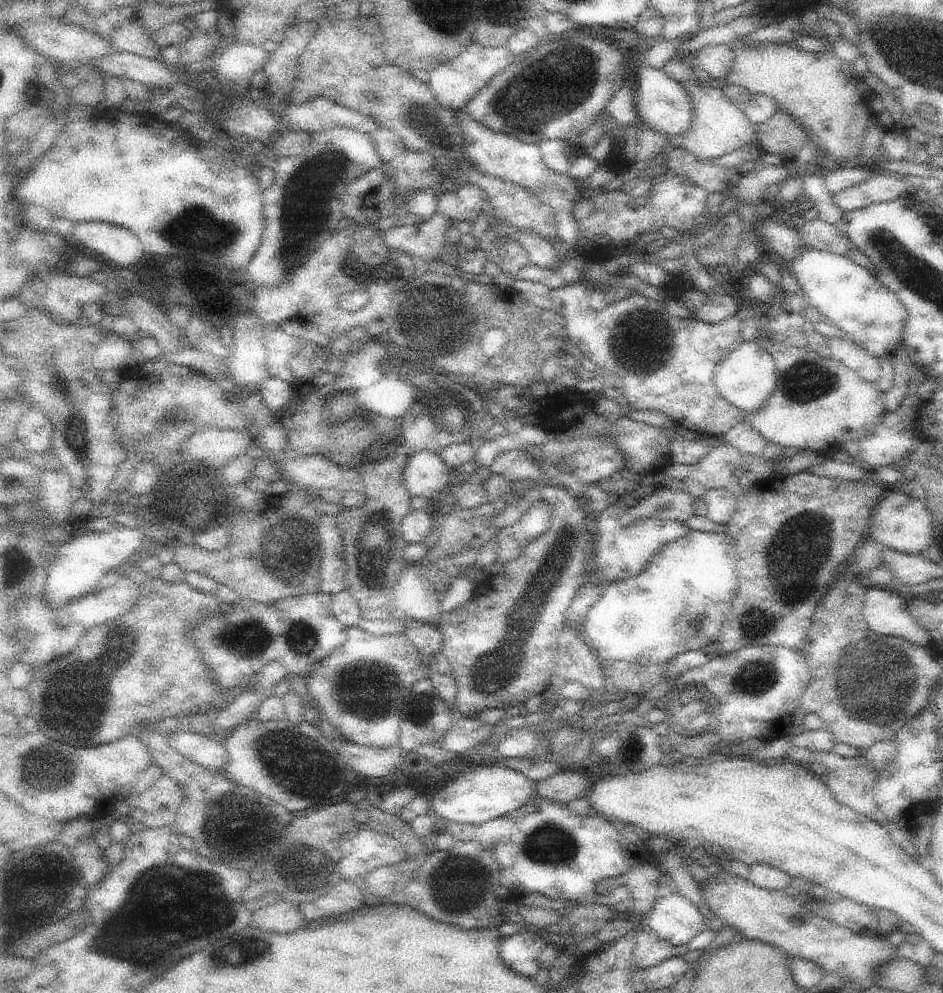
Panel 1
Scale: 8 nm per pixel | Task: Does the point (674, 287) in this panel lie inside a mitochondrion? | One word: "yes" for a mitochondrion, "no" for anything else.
no

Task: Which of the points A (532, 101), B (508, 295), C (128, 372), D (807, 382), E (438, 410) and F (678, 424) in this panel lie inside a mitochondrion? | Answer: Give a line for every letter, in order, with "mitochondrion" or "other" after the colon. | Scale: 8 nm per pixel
A: mitochondrion
B: other
C: other
D: mitochondrion
E: mitochondrion
F: other

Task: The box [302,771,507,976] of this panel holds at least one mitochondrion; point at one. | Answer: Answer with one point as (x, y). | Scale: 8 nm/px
(468, 879)

